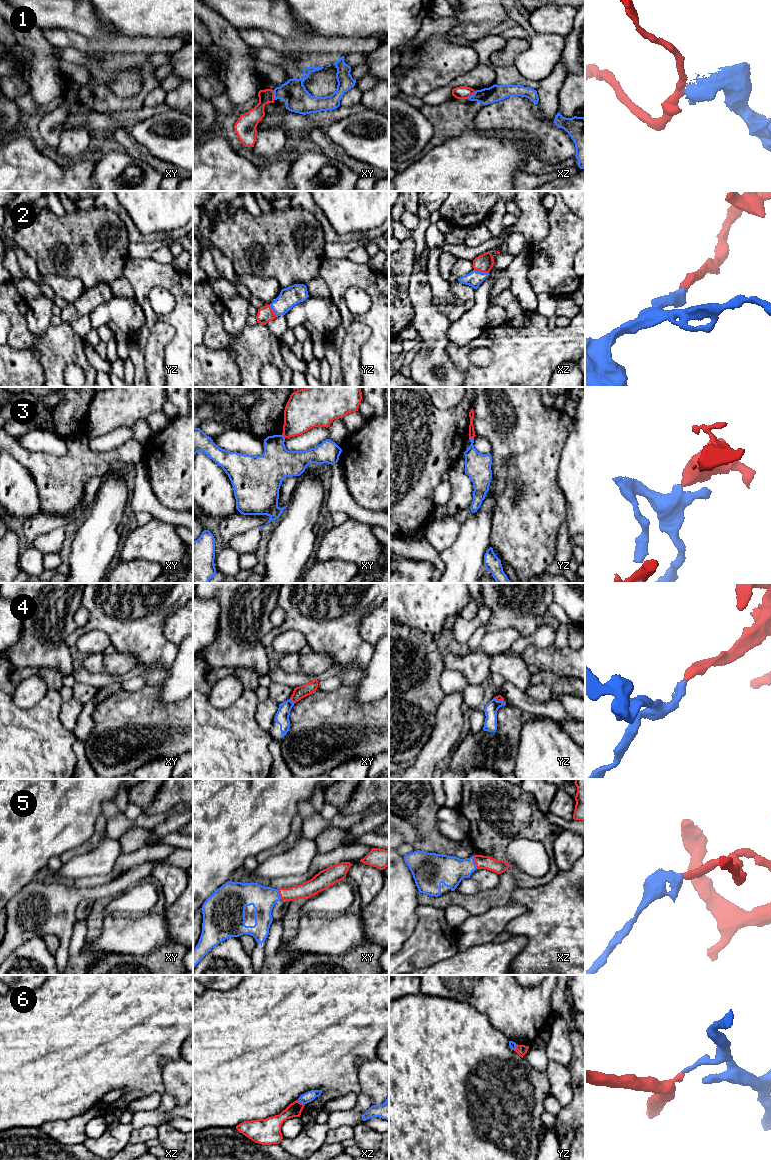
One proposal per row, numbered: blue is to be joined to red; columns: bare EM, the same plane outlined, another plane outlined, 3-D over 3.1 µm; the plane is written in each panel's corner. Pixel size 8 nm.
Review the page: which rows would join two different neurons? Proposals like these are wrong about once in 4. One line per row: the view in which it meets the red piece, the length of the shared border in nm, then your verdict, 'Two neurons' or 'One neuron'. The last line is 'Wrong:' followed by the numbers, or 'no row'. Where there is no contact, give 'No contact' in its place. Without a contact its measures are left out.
1: Touches red in xy. Shared border 80 nm. Two neurons
2: Touches red in xz. Shared border 120 nm. One neuron
3: Touches red in yz. Shared border 40 nm. Two neurons
4: Touches red in xy. Shared border 60 nm. One neuron
5: Touches red in xz. Shared border 100 nm. One neuron
6: Touches red in xz. Shared border 70 nm. Two neurons
Wrong: 1, 3, 6

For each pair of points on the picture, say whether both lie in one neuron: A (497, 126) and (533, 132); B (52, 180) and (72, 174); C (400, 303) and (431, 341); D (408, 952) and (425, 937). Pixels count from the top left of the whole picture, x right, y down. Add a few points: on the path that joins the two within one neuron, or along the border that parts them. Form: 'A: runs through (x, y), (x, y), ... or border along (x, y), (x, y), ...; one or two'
A: runs through (506, 126), (524, 126); one
B: runs through (57, 180), (67, 179); one
C: border along (408, 295), (413, 306), (411, 324); two
D: runs through (412, 950), (421, 941); one

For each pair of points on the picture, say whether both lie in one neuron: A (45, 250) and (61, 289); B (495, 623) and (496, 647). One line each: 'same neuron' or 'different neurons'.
A: different neurons
B: different neurons

